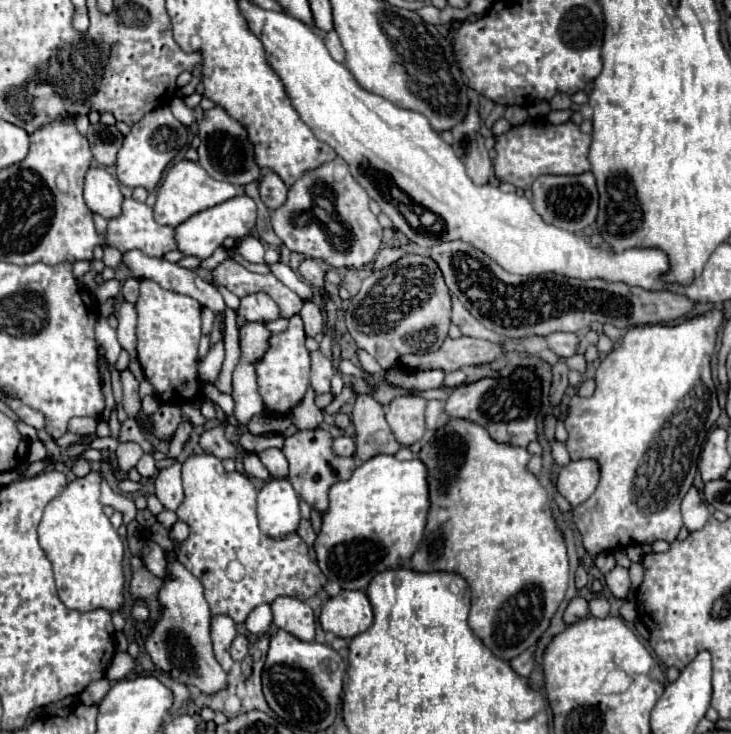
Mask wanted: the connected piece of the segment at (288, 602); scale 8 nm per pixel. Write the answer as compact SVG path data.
M278 598L272 602L274 624L298 640L312 642L316 638L314 610L298 598Z

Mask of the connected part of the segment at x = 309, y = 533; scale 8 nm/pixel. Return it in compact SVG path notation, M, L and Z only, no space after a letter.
M302 520L300 528L298 528L298 536L310 546L310 558L316 562L316 554L314 554L314 540L316 540L316 534L312 530L312 524L308 520Z

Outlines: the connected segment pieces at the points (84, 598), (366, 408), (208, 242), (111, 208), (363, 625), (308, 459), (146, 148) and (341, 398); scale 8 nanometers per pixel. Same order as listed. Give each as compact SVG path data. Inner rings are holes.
M100 472L72 480L70 486L48 502L38 526L38 542L54 568L58 596L66 608L80 612L96 608L112 612L122 608L124 546L110 518L102 512Z
M360 394L356 398L352 422L356 428L358 460L364 462L378 454L394 454L400 450L400 444L394 440L386 424L384 408L374 400L372 394Z
M236 196L234 200L226 200L222 204L218 204L218 208L208 208L202 210L194 216L190 216L186 222L178 224L174 230L174 240L176 240L176 248L184 254L184 256L196 256L200 260L212 256L212 252L222 246L224 238L232 236L234 240L240 240L244 236L248 236L252 232L256 224L256 204L250 196Z
M90 166L84 180L84 200L94 214L110 220L120 216L124 196L120 192L118 180L112 174L108 174L104 168Z
M342 590L322 606L320 624L340 638L354 638L372 626L372 606L362 590Z
M314 428L314 430L300 430L294 436L286 438L284 442L284 456L290 462L290 474L288 480L292 482L296 494L314 510L318 510L320 514L324 514L328 510L328 490L330 486L334 486L336 482L348 480L356 468L356 462L352 456L344 458L344 456L336 456L332 450L332 434L328 430L322 428Z
M168 106L154 108L148 112L140 122L136 122L130 130L130 134L124 140L124 146L118 152L118 180L128 186L136 188L142 186L146 190L154 190L156 184L162 178L164 168L170 164L170 160L188 144L188 130L184 124L180 124Z
M344 384L344 388L342 388L342 392L338 394L338 398L326 408L326 412L330 412L330 414L336 414L348 400L354 400L358 396L358 392L352 388L352 384Z

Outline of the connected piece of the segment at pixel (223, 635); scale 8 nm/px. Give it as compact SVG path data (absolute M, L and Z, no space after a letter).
M214 616L212 618L212 644L214 644L214 654L216 660L220 662L220 666L230 672L234 660L228 654L228 648L232 644L232 640L236 638L236 624L228 618L228 616Z

